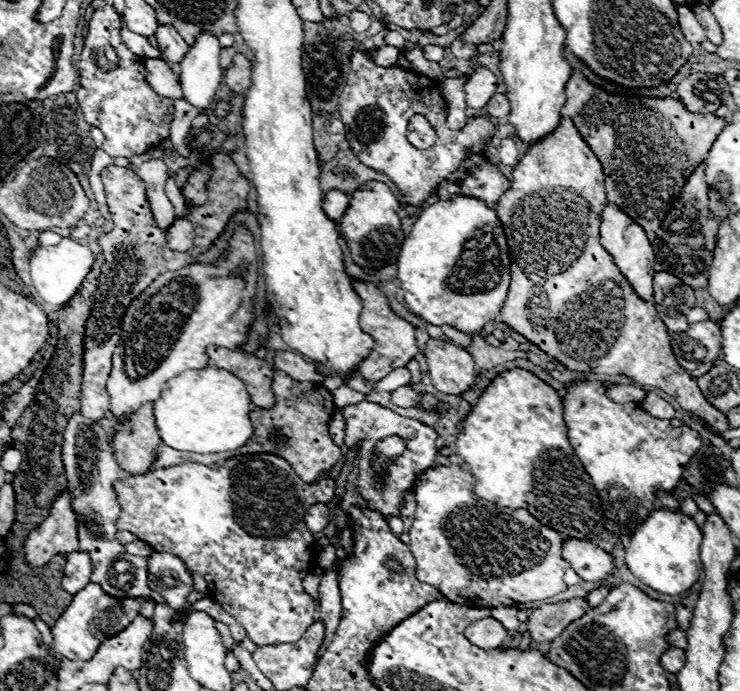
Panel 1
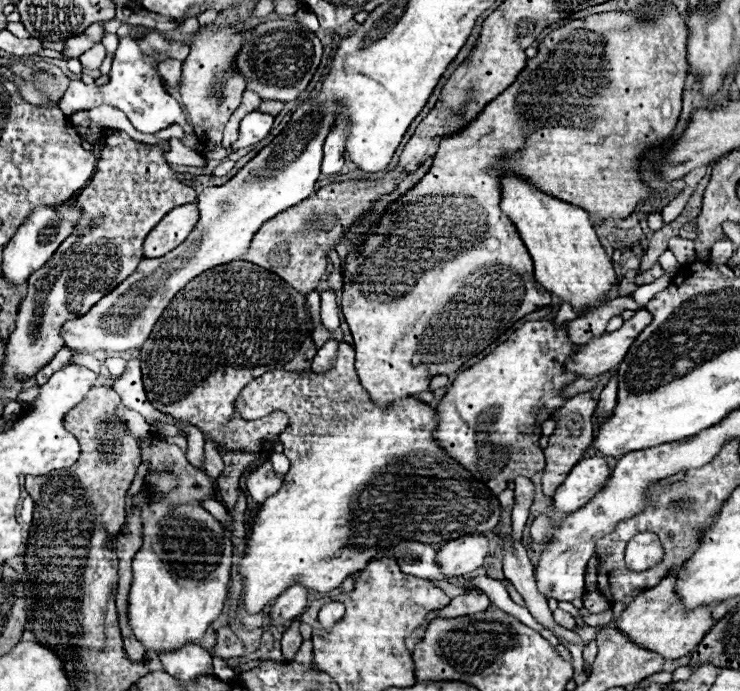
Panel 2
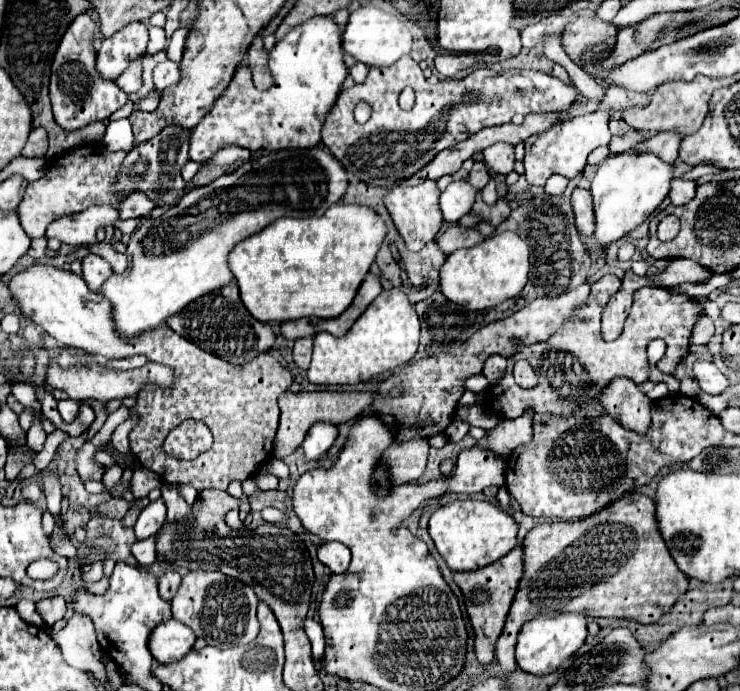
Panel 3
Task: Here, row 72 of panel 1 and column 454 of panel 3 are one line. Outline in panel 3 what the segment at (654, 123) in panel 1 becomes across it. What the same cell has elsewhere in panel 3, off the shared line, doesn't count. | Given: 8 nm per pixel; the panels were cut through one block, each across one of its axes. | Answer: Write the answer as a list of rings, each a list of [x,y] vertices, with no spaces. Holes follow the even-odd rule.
[[[516,546],[510,554],[488,564],[476,572],[454,572],[454,582],[464,594],[466,612],[474,628],[474,654],[478,664],[490,664],[494,660],[494,644],[504,628],[510,604],[514,600],[518,582],[522,576],[522,548]]]

